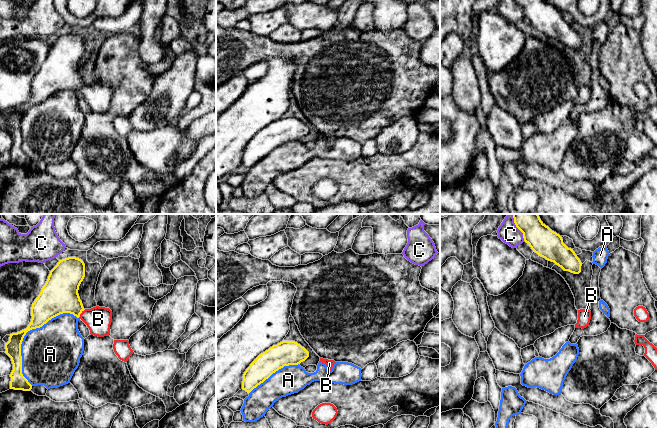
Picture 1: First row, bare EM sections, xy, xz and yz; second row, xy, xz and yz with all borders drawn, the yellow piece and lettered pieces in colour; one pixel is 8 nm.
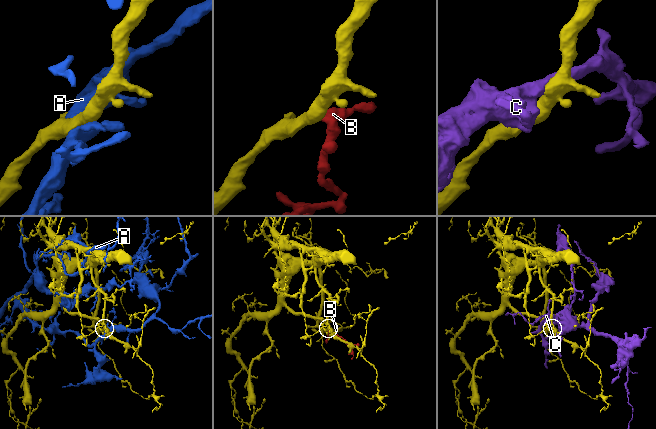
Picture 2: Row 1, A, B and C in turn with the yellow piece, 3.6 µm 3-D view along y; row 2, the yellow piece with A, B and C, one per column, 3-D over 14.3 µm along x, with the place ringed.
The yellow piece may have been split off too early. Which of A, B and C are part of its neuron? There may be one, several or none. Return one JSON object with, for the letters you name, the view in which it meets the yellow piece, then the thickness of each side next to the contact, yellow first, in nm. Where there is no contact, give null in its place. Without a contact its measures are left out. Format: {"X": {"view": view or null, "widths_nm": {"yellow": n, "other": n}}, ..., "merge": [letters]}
{"B": {"view": "xy", "widths_nm": {"yellow": 300, "other": 200}}, "merge": ["B"]}

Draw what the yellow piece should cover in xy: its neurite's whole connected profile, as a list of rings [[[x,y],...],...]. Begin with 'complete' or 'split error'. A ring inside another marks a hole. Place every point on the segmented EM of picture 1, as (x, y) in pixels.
split error; [[[68,257],[59,260],[57,265],[50,271],[48,279],[43,286],[40,294],[35,299],[31,307],[31,322],[28,327],[20,332],[10,334],[9,341],[5,343],[5,353],[11,358],[13,370],[10,374],[10,389],[30,391],[32,385],[22,374],[22,356],[21,344],[26,333],[32,329],[40,328],[52,318],[63,314],[70,313],[81,319],[89,328],[90,334],[98,337],[109,336],[110,325],[112,322],[112,311],[105,307],[93,307],[85,309],[80,300],[78,290],[81,282],[85,277],[85,264],[76,257]]]

